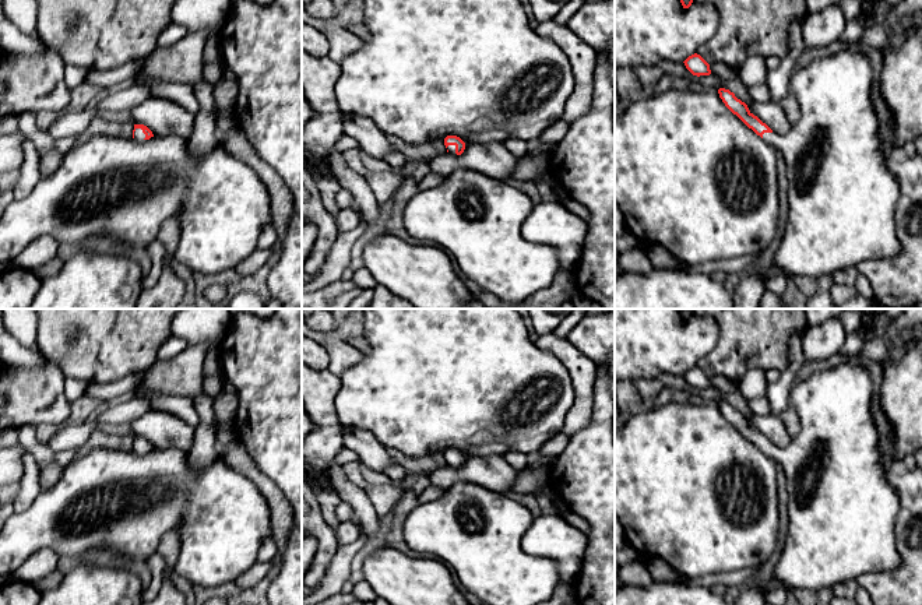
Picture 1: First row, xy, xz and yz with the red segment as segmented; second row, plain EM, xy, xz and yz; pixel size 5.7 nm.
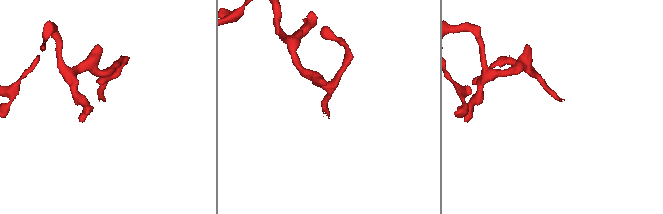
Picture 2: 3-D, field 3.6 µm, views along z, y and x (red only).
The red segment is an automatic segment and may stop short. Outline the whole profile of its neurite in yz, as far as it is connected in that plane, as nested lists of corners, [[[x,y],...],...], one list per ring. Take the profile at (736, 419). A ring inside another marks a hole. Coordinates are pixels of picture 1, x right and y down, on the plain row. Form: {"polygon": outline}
{"polygon": [[[861,358],[813,373],[791,391],[800,432],[782,449],[754,429],[733,405],[718,402],[725,419],[784,468],[789,523],[775,578],[789,588],[833,588],[861,574],[901,564],[894,537],[901,504],[881,462],[886,446],[872,416],[872,395],[872,377]]]}

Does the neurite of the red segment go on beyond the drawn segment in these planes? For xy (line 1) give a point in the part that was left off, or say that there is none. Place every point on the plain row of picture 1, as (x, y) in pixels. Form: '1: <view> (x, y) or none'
1: xy (138, 447)

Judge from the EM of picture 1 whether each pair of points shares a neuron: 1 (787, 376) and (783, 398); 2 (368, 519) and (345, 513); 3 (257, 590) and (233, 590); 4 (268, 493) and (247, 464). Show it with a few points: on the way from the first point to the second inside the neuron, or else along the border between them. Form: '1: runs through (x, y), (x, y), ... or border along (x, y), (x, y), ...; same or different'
1: runs through (784, 382), (783, 393); same
2: border along (340, 498), (354, 512); different
3: runs through (252, 590), (239, 590); same
4: runs through (267, 486), (252, 471); same

